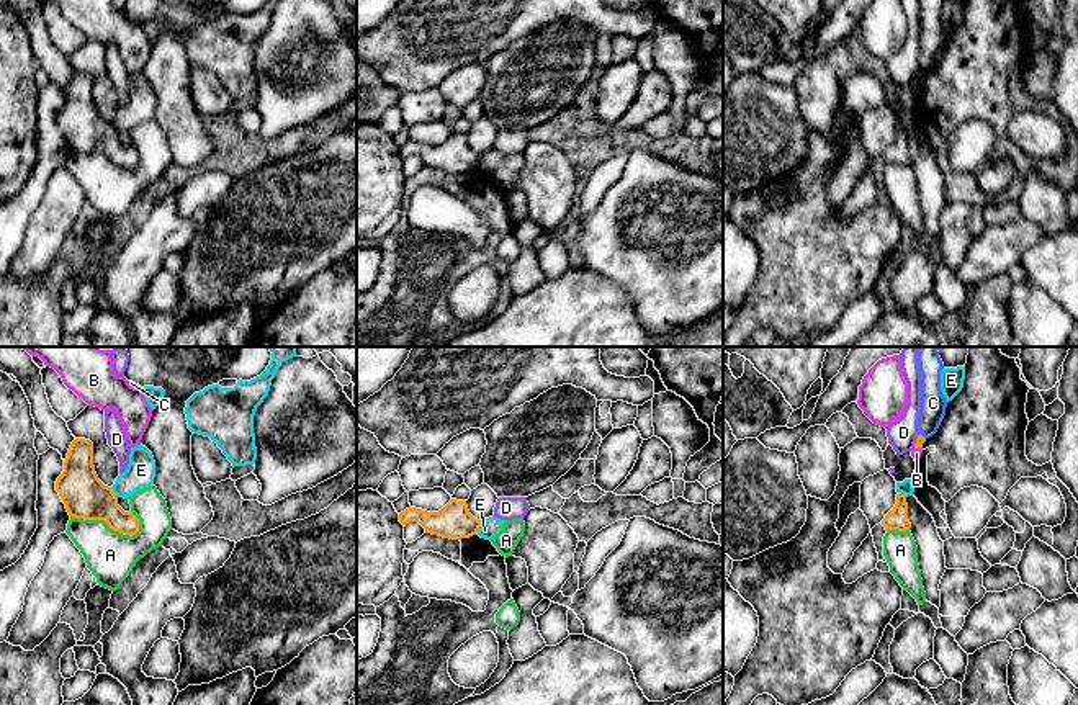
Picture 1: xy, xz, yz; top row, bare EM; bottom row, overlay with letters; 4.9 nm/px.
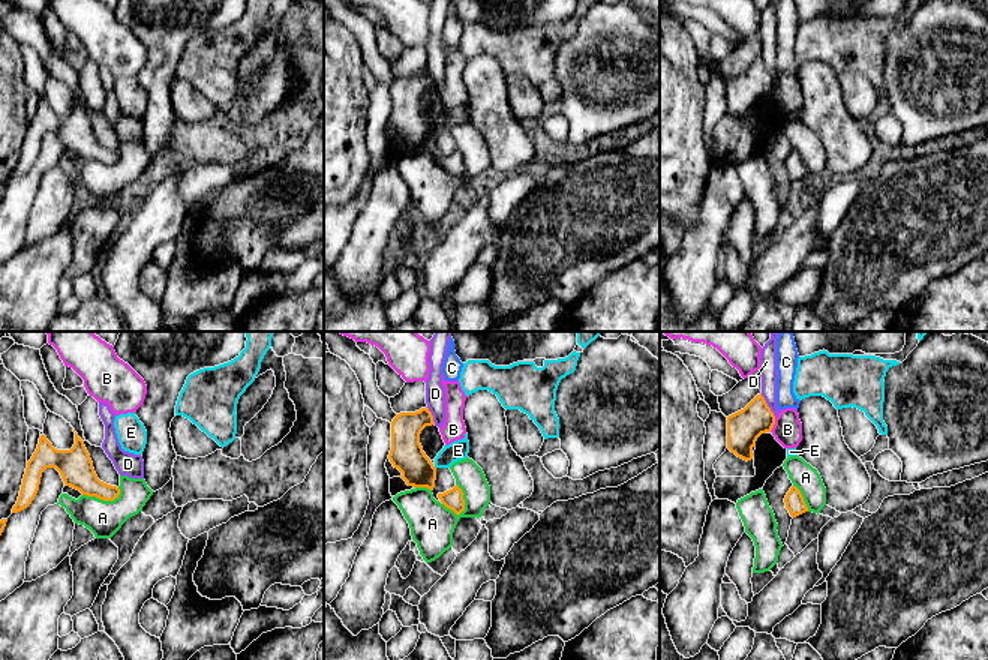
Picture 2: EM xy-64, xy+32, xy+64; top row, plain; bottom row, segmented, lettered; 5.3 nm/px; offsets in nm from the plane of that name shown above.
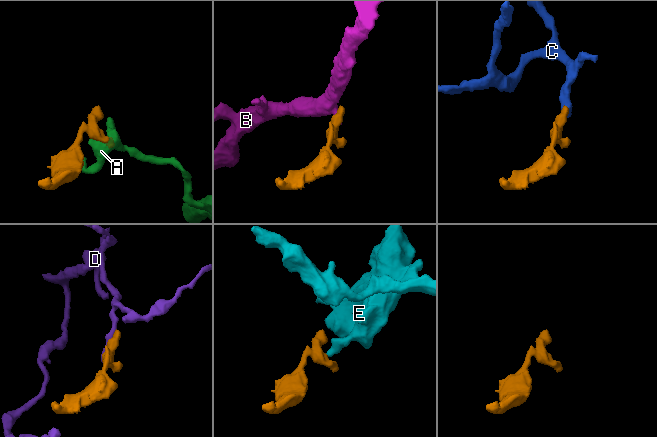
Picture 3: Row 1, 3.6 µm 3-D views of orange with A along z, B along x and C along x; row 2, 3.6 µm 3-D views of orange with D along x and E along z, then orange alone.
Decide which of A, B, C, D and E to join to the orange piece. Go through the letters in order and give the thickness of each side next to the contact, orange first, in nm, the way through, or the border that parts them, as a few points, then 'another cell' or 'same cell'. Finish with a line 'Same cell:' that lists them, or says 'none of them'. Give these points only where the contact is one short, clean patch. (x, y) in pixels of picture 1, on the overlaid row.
A: calibres 220 and 240 nm; border xy (71, 516), (103, 520), (112, 529), (130, 535), (139, 530); another cell
B: calibres 50 and 50 nm; border yz (915, 447), (921, 449); another cell
C: calibres 50 and 130 nm; border yz (920, 432), (925, 439); another cell
D: calibres 50 and 150 nm; border yz (920, 434), (913, 447); another cell
E: calibres 170 and 90 nm; border xz (481, 520), (476, 532); another cell
Same cell: none of them

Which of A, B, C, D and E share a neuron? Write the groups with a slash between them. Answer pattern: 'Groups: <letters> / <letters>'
Groups: A / B / C / D / E

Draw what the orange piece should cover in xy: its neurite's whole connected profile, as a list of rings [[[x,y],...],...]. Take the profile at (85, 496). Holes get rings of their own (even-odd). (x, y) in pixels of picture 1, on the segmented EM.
[[[90,440],[72,442],[56,491],[70,517],[105,520],[111,530],[129,537],[139,532],[139,519],[133,512],[124,512],[113,489],[98,479]]]

